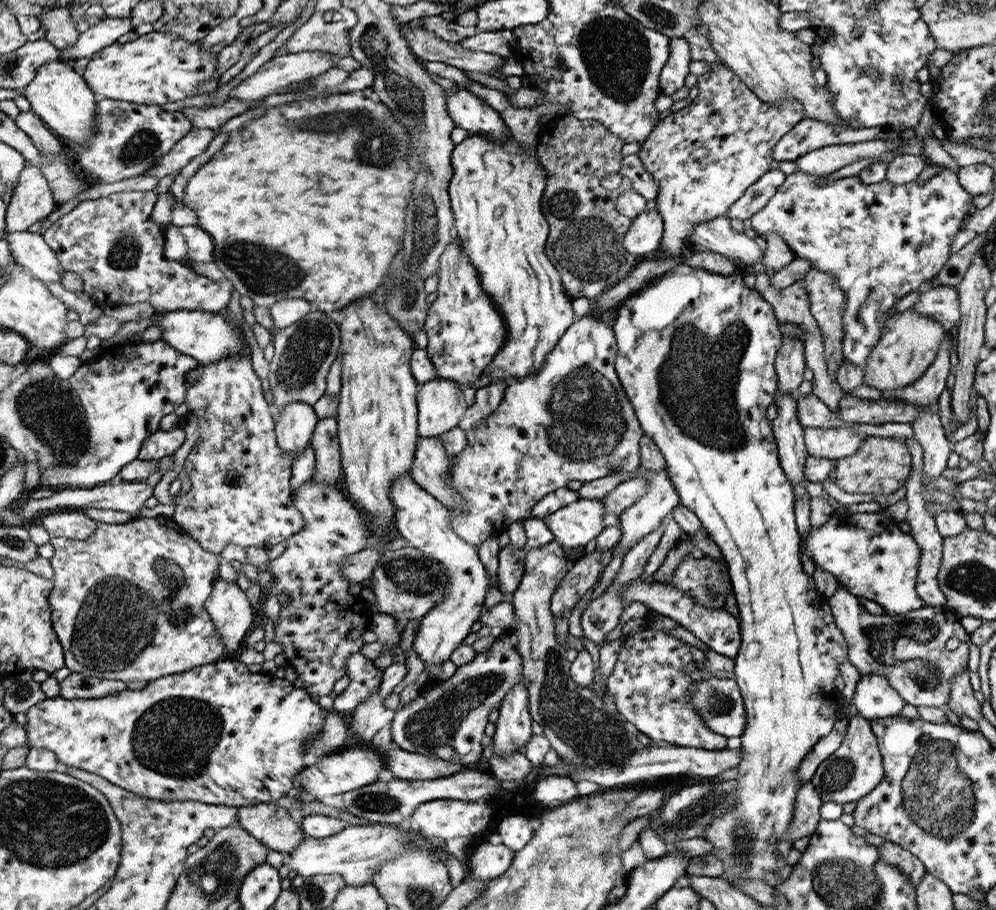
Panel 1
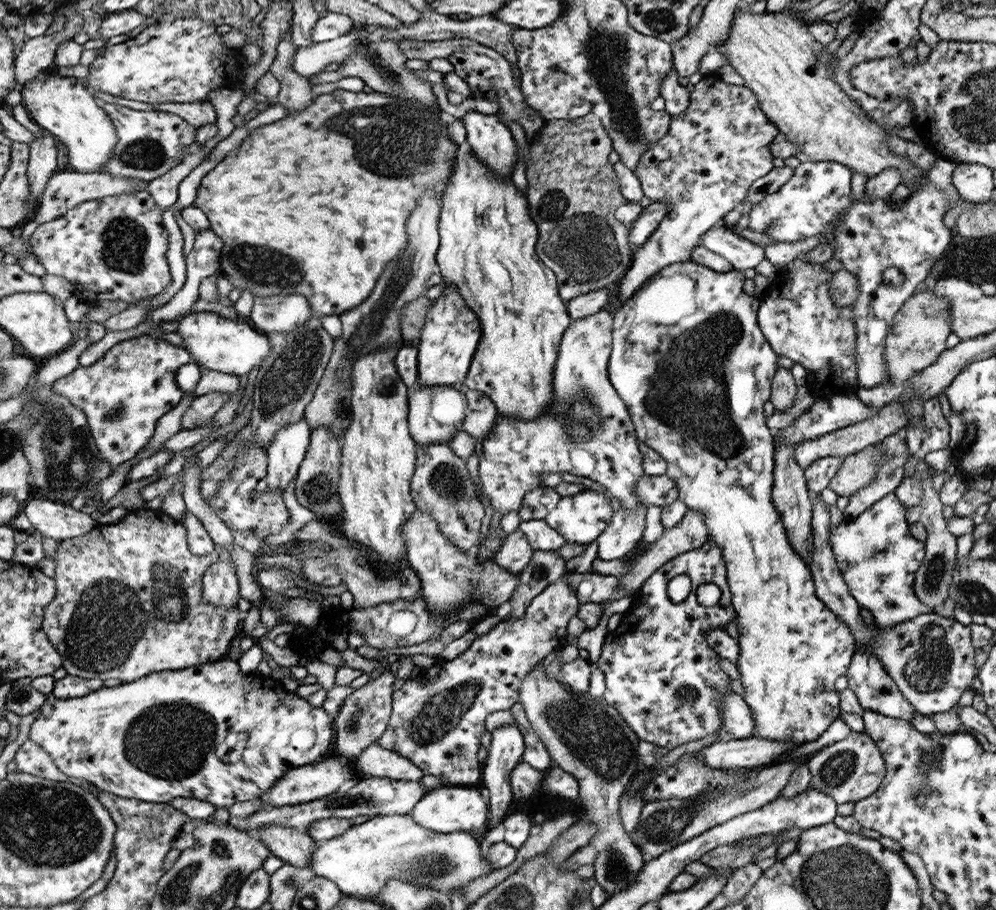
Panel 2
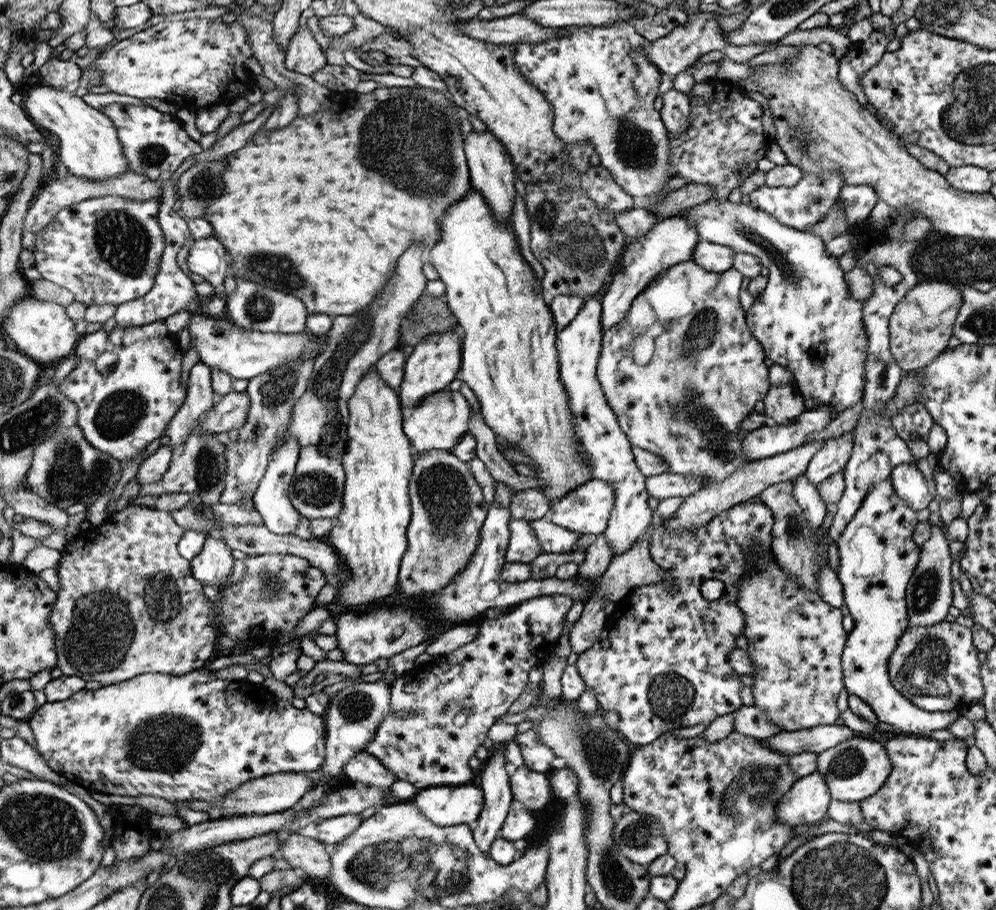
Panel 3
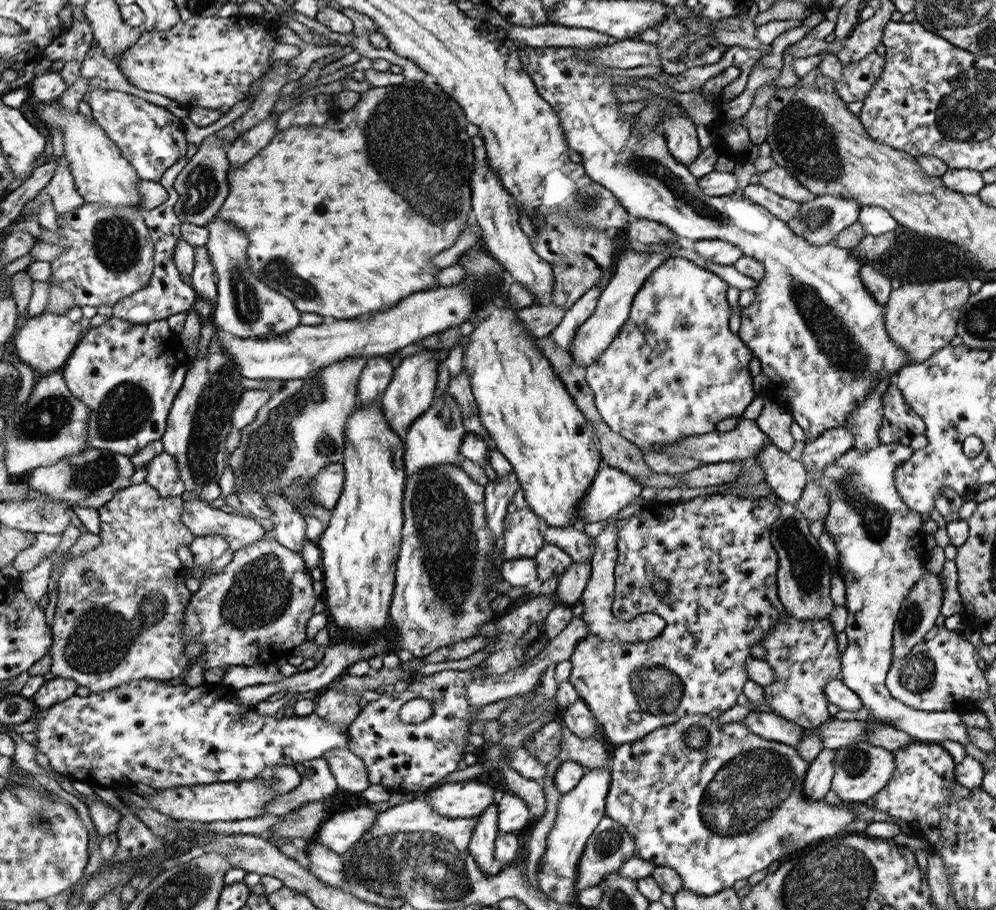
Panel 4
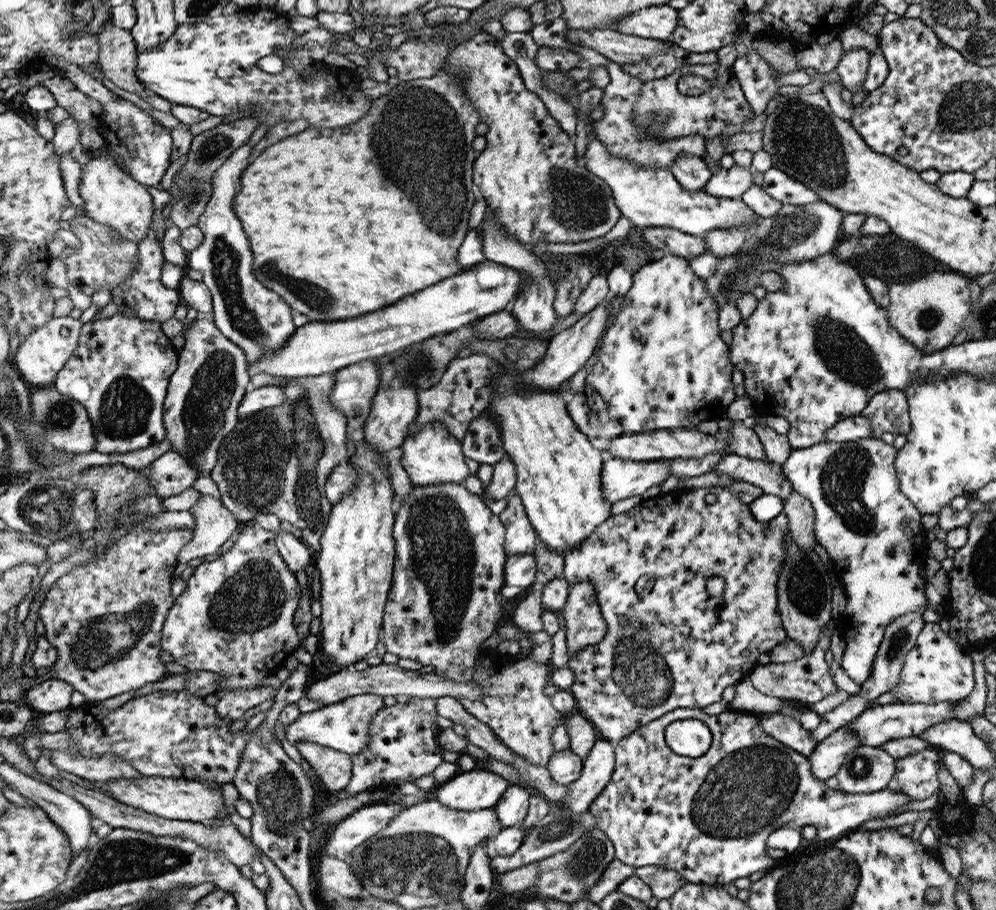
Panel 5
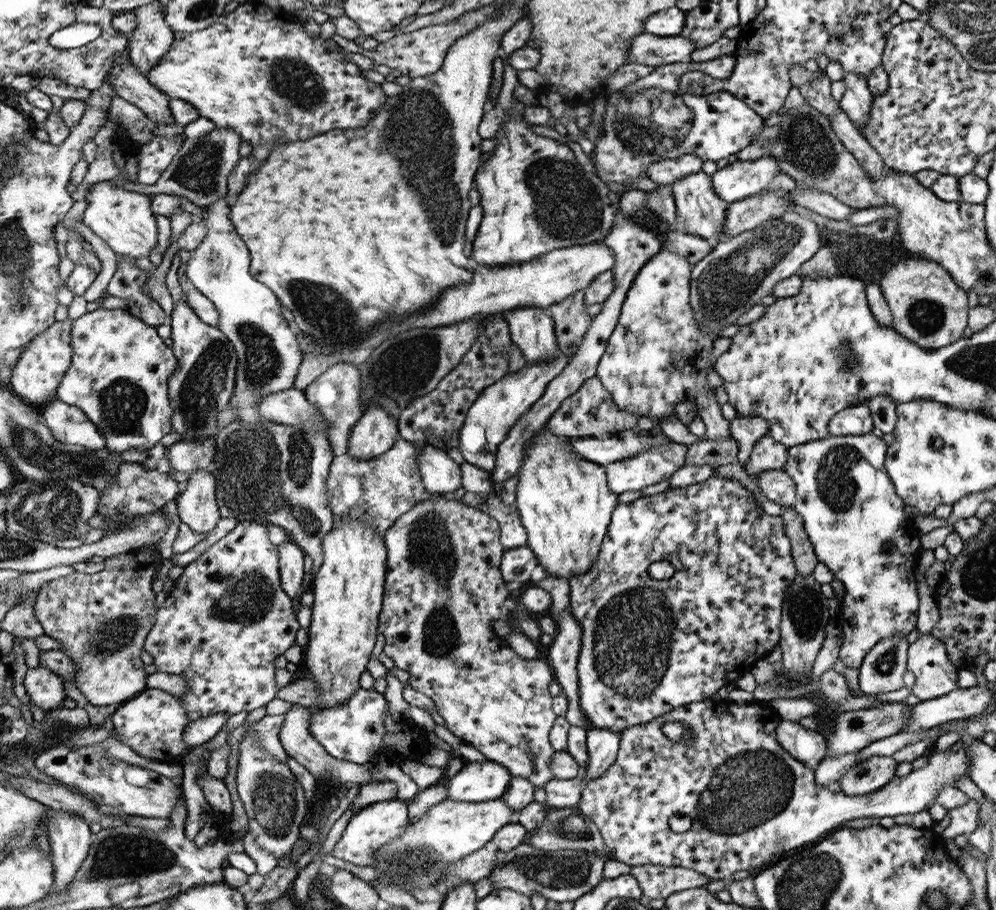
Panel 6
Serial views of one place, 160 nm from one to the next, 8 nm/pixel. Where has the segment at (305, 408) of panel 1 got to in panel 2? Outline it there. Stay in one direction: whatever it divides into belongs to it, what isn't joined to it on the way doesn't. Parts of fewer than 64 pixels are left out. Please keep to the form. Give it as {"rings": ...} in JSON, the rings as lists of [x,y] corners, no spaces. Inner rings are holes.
{"rings":[[[305,418],[279,428],[267,448],[267,480],[270,491],[286,491],[295,480],[305,457],[311,426]]]}

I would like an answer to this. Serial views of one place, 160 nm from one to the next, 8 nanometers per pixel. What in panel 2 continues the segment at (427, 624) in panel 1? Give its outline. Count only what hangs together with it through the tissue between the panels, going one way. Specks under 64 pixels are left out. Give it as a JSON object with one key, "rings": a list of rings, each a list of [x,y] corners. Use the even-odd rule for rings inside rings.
{"rings":[[[414,511],[409,521],[402,527],[406,541],[407,562],[421,580],[421,596],[427,600],[435,613],[455,613],[462,605],[488,605],[493,611],[510,600],[518,586],[519,575],[502,570],[494,561],[478,563],[473,552],[460,551],[440,531],[432,516]]]}

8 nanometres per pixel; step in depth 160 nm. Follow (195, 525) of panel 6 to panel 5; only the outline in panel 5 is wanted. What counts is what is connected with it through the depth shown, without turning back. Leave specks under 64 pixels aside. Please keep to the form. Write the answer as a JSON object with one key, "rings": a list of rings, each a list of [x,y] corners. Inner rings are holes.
{"rings":[[[201,495],[189,512],[194,515],[196,528],[193,540],[181,551],[178,563],[189,563],[196,558],[217,555],[240,524],[232,512],[212,496]]]}

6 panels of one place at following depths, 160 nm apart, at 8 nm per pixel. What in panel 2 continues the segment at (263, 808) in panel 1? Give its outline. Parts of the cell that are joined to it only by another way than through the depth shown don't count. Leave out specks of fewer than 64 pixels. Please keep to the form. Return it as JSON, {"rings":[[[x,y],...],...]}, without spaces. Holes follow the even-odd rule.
{"rings":[[[267,824],[254,832],[250,830],[250,834],[254,834],[265,843],[272,851],[272,855],[298,868],[308,867],[311,864],[317,848],[316,840],[311,835],[289,826]]]}

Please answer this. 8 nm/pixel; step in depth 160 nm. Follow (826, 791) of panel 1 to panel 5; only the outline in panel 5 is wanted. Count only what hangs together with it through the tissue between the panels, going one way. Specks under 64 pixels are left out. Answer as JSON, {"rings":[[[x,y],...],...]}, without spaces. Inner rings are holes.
{"rings":[[[860,745],[846,755],[835,775],[839,791],[870,794],[886,789],[897,773],[897,759],[880,747]]]}

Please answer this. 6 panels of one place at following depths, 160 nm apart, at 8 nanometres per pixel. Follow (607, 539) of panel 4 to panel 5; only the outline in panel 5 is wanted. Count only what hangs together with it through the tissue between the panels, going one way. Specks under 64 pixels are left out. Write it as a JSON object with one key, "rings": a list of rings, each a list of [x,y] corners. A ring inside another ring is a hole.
{"rings":[[[589,581],[577,582],[569,590],[569,598],[561,609],[562,618],[566,622],[566,646],[569,659],[577,654],[584,646],[599,643],[608,634],[608,625],[602,617],[600,605],[596,598],[594,585]]]}

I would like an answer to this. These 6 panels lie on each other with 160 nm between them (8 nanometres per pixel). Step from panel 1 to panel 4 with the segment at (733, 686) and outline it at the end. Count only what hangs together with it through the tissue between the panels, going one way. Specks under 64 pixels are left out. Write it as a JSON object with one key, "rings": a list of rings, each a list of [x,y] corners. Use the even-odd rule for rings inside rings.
{"rings":[[[754,710],[746,715],[744,722],[754,734],[763,739],[772,739],[774,742],[786,743],[795,748],[806,732],[798,723],[772,712]]]}

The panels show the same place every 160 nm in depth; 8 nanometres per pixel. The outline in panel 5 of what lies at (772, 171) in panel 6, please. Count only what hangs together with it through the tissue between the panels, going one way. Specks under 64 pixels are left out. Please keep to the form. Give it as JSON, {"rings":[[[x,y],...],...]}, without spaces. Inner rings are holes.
{"rings":[[[733,165],[729,169],[720,169],[705,184],[704,190],[711,196],[718,198],[741,198],[754,185],[756,171],[752,167]]]}

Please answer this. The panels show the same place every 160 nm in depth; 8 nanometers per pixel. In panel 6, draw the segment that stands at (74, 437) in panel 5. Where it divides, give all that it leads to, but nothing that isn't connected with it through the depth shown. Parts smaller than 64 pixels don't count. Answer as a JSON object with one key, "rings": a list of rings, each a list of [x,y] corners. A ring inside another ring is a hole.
{"rings":[[[58,399],[41,410],[46,415],[46,426],[58,442],[82,445],[93,451],[106,447],[105,438],[100,434],[98,426],[88,420],[80,408]]]}

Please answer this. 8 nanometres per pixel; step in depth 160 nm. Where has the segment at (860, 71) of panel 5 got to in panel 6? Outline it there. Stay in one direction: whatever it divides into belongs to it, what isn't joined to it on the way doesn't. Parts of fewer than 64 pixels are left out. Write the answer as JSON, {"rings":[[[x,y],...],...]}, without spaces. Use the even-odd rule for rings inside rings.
{"rings":[[[848,72],[844,74],[842,82],[844,82],[845,93],[839,100],[841,110],[860,130],[870,118],[874,95],[868,89],[868,80],[864,75]]]}

